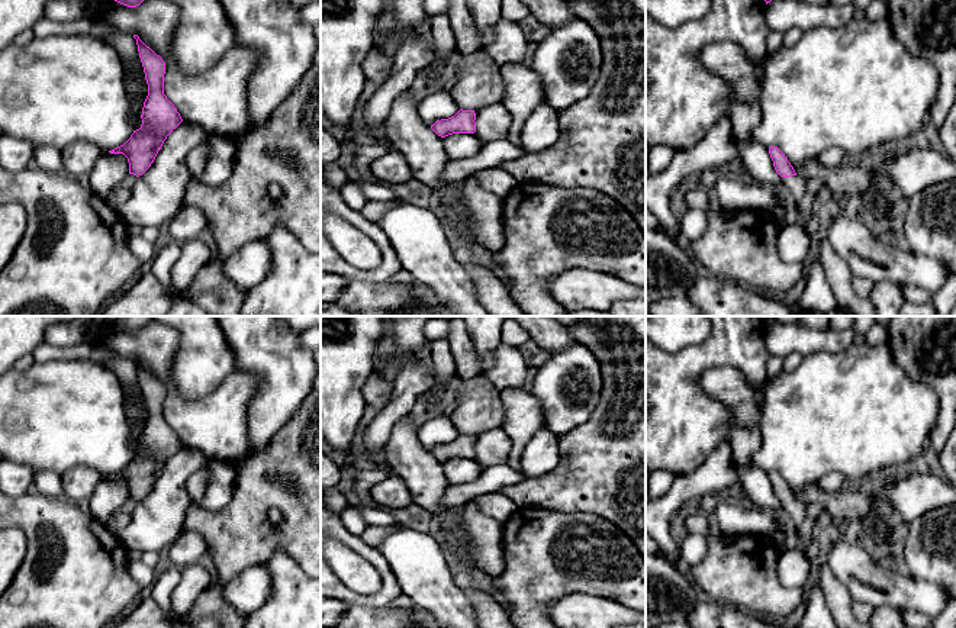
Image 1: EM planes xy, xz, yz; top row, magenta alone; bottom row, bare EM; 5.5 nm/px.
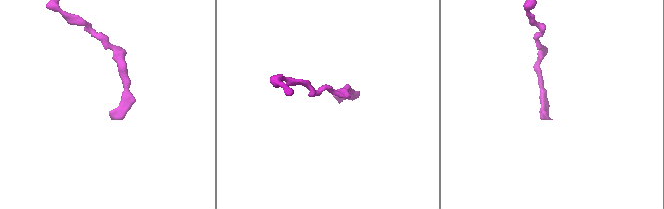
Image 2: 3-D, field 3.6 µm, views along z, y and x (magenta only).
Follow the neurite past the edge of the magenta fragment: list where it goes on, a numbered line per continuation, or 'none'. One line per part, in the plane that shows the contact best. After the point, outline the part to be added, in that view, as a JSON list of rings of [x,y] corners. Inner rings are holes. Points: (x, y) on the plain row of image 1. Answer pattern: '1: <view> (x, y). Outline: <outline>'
1: yz (794, 511). Outline: [[[799,500],[782,502],[786,519],[795,526],[799,544],[799,531],[805,519],[807,505]]]

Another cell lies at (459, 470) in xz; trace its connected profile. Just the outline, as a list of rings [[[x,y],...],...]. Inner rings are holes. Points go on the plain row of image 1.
[[[453,458],[442,463],[450,486],[467,484],[477,480],[483,467],[474,458]]]

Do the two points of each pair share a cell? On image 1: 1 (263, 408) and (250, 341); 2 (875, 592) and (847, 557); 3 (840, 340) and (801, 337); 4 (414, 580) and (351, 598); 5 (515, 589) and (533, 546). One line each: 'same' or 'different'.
1: same
2: same
3: same
4: different
5: same

